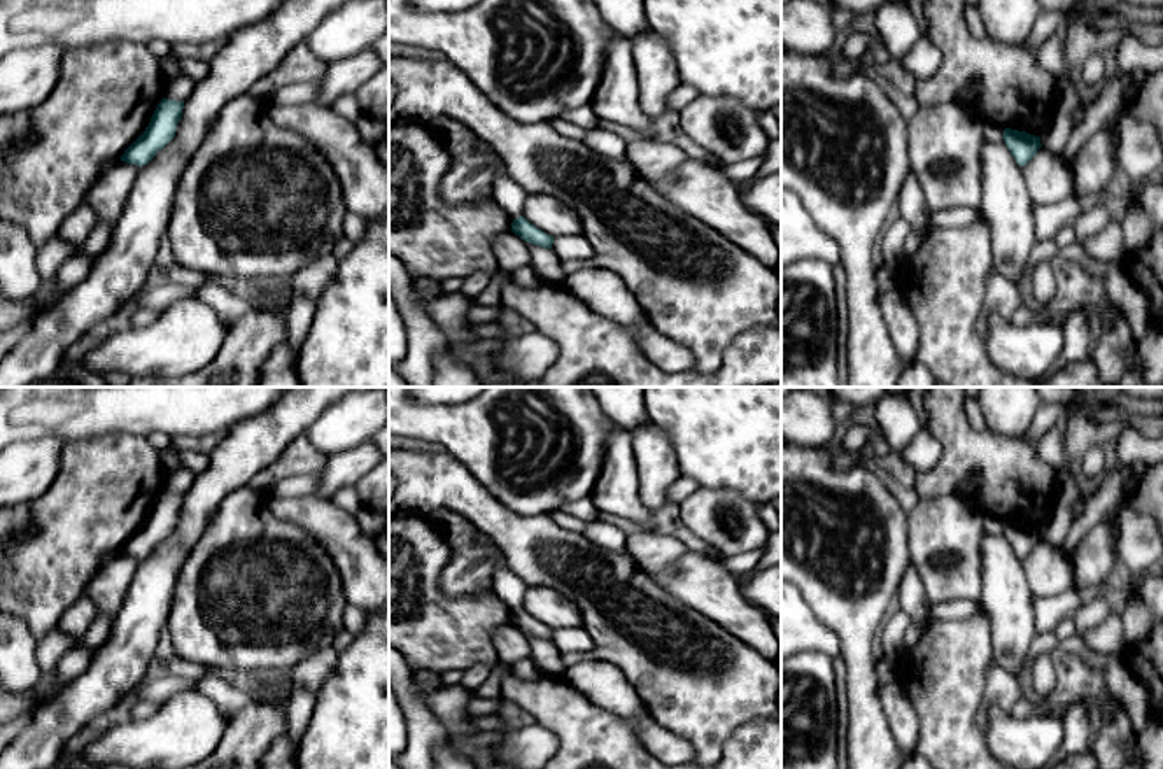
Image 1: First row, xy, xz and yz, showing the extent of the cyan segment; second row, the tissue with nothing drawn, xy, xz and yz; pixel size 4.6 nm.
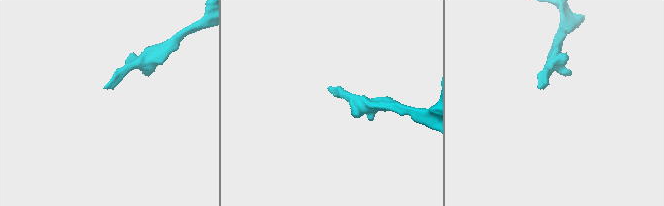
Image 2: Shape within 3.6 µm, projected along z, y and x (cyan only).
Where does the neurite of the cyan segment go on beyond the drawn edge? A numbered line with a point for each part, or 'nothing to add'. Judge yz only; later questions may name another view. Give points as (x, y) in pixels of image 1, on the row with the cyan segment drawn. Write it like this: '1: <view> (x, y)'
nothing to add

